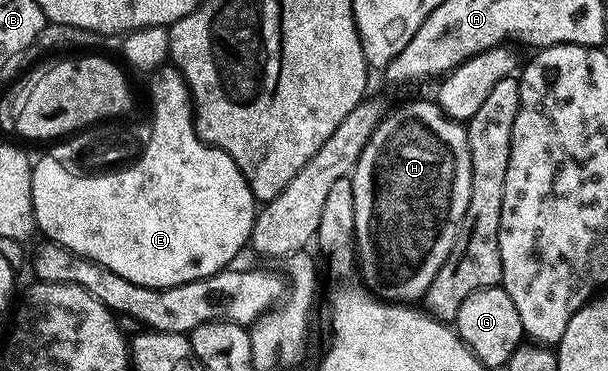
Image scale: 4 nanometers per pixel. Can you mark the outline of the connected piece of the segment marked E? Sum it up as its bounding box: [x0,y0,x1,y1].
[32,67,258,289]

